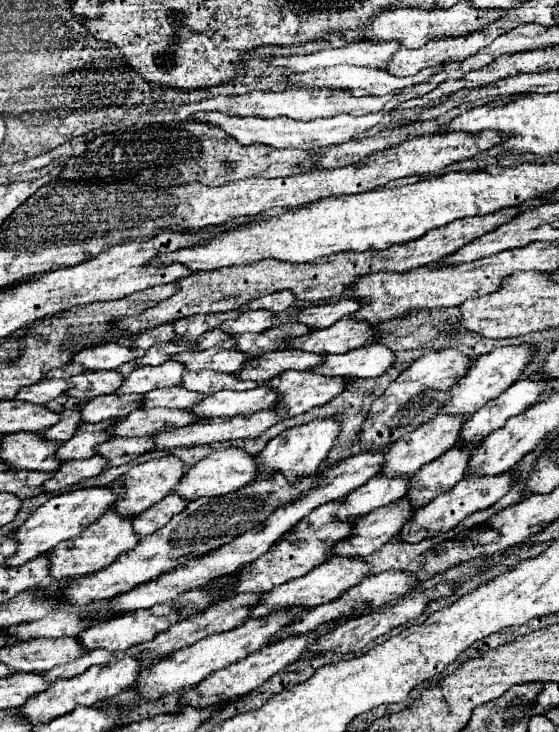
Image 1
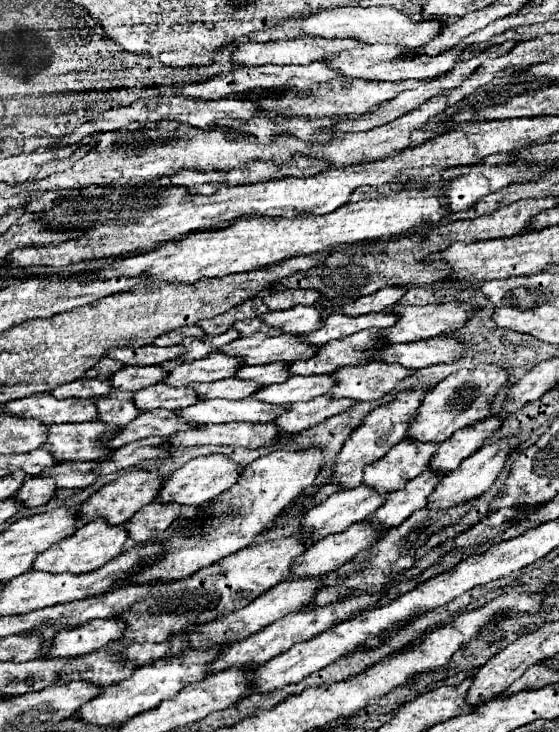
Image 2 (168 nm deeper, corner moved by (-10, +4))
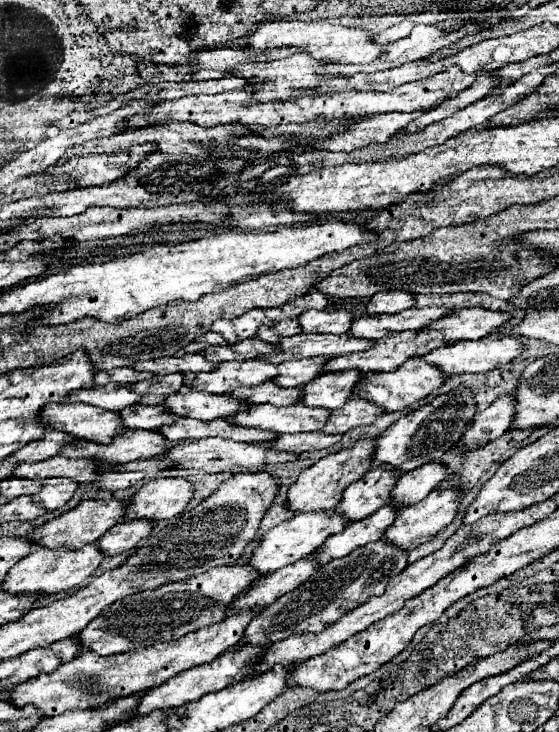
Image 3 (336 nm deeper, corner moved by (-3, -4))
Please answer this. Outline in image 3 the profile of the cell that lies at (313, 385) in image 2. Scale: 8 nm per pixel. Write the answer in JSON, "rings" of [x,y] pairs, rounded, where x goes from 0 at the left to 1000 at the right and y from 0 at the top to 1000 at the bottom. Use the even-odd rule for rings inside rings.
{"rings":[[[630,505],[576,511],[576,514],[562,516],[558,522],[551,522],[540,530],[537,552],[605,560],[605,557],[612,557],[626,546],[630,530],[648,516],[651,514],[644,514],[644,508],[630,508]]]}

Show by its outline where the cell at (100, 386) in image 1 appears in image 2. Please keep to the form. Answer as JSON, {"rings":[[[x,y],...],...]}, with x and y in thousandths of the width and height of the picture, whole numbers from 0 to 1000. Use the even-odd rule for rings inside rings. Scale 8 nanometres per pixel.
{"rings":[[[227,500],[199,511],[195,519],[199,519],[199,527],[209,533],[245,536],[249,530],[263,530],[288,522],[295,514],[299,508],[284,500]]]}

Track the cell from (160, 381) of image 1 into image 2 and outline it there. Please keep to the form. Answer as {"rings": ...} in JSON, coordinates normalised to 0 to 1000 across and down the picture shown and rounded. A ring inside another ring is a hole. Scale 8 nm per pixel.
{"rings":[[[381,481],[370,489],[327,495],[317,503],[309,503],[292,519],[302,527],[338,527],[342,522],[385,522],[399,516],[420,514],[420,505],[431,500],[428,489],[403,486],[395,481]]]}

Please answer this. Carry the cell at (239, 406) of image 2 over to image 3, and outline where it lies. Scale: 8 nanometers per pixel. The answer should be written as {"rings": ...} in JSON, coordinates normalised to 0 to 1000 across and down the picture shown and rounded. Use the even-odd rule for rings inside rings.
{"rings":[[[462,552],[451,555],[451,560],[426,563],[411,571],[411,577],[440,585],[472,585],[490,590],[562,590],[583,582],[590,566],[594,560],[555,557],[544,552],[522,552],[504,557],[487,552]]]}

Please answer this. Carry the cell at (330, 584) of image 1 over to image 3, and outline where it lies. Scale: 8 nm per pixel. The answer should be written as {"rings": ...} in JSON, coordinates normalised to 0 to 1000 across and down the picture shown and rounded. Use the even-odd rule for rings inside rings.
{"rings":[[[462,833],[411,839],[404,847],[340,863],[336,869],[311,874],[311,877],[286,877],[272,880],[272,885],[240,885],[218,893],[200,896],[172,896],[172,891],[147,888],[125,904],[107,907],[89,921],[72,921],[57,929],[47,929],[21,940],[14,959],[21,964],[47,964],[57,962],[72,973],[72,978],[104,978],[118,970],[150,970],[150,967],[179,967],[179,962],[193,962],[200,951],[229,951],[229,945],[261,945],[275,937],[293,934],[308,923],[358,910],[365,904],[379,904],[386,896],[401,893],[404,888],[419,885],[451,842]]]}

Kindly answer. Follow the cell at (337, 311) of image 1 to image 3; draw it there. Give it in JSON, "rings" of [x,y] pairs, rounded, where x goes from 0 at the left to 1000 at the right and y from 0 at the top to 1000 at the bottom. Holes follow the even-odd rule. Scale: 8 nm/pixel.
{"rings":[[[716,396],[680,399],[680,402],[665,404],[665,410],[658,415],[658,429],[662,432],[708,429],[708,426],[730,423],[737,418],[741,418],[741,404],[733,399],[716,399]]]}

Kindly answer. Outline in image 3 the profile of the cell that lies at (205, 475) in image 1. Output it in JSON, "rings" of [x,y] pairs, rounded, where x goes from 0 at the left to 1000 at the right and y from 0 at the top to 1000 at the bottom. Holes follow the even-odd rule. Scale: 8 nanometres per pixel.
{"rings":[[[329,653],[268,656],[240,672],[225,689],[222,710],[297,710],[322,702],[343,680],[343,664]]]}

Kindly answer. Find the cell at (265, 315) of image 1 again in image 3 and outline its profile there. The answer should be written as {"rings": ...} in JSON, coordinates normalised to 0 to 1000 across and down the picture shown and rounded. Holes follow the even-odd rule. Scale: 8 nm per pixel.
{"rings":[[[547,423],[544,432],[533,434],[540,454],[565,454],[565,456],[615,456],[623,454],[626,443],[633,437],[633,429],[623,423],[594,423],[594,426],[569,426],[569,423]]]}

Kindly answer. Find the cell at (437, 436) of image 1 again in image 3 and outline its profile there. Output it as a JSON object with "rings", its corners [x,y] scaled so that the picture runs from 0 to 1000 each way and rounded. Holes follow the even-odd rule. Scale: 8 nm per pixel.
{"rings":[[[698,637],[658,642],[640,658],[630,658],[597,699],[608,699],[626,713],[651,710],[698,686],[698,672],[712,658],[712,648]]]}

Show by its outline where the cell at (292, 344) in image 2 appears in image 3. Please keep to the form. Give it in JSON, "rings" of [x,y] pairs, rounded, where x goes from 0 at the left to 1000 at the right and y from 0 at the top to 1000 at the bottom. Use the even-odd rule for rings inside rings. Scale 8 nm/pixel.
{"rings":[[[533,456],[508,462],[497,475],[501,481],[487,481],[469,492],[501,497],[508,492],[537,492],[537,489],[565,489],[565,486],[612,486],[626,481],[648,481],[651,475],[665,475],[669,464],[637,464],[623,456]]]}

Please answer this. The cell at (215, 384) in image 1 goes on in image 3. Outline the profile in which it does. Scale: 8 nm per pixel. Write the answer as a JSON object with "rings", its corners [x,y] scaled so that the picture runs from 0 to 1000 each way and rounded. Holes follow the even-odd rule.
{"rings":[[[551,489],[551,492],[515,492],[508,497],[497,497],[497,514],[490,516],[490,522],[497,527],[530,527],[530,530],[544,530],[544,525],[551,525],[555,519],[562,519],[565,514],[580,511],[580,497],[587,495],[587,489]]]}

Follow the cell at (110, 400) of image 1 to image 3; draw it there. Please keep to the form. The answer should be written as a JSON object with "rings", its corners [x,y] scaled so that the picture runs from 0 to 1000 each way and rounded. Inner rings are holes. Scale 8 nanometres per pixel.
{"rings":[[[326,530],[315,538],[304,538],[293,549],[301,560],[308,560],[315,568],[336,568],[351,574],[386,574],[386,571],[408,571],[415,563],[429,563],[429,557],[444,557],[440,552],[429,552],[429,546],[415,546],[408,538],[372,538],[372,536],[351,536]]]}

